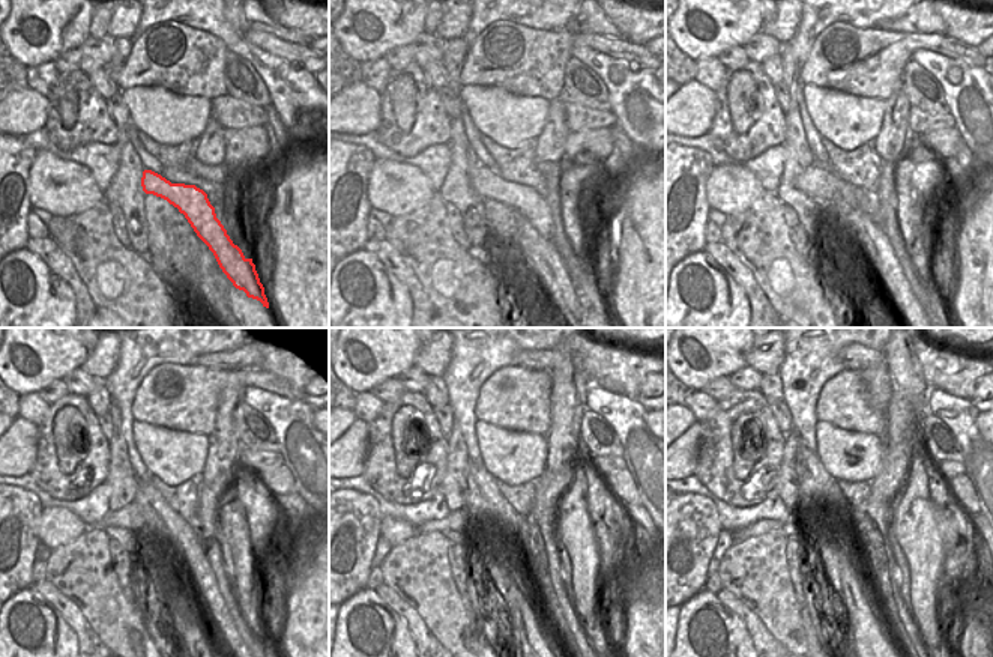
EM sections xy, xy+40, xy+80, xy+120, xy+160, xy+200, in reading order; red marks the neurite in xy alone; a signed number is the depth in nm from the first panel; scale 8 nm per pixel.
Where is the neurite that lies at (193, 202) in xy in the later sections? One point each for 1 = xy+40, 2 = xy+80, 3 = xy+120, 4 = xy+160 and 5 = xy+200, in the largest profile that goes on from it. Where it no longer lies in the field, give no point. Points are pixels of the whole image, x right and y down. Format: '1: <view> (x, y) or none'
1: xy+40 (487, 184)
2: xy+80 (826, 190)
3: xy+120 (135, 517)
4: xy+160 (457, 520)
5: xy+200 (762, 526)

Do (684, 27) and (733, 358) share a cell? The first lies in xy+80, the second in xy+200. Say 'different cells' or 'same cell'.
same cell

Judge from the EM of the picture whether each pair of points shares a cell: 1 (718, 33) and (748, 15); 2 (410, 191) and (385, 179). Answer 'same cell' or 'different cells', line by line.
1: same cell
2: same cell

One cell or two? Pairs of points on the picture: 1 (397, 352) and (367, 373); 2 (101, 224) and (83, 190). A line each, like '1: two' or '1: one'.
1: one
2: two

